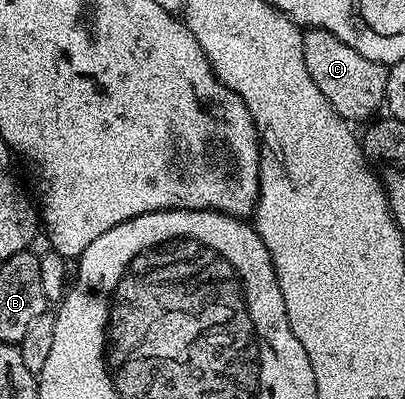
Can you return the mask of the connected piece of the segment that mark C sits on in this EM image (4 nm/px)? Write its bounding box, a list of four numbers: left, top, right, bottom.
[302,28,386,124]

